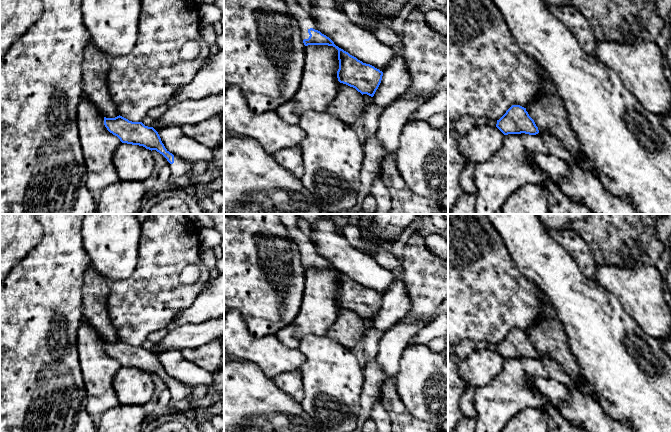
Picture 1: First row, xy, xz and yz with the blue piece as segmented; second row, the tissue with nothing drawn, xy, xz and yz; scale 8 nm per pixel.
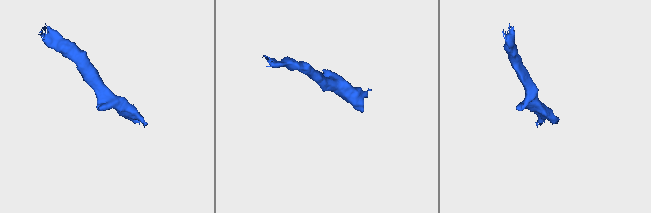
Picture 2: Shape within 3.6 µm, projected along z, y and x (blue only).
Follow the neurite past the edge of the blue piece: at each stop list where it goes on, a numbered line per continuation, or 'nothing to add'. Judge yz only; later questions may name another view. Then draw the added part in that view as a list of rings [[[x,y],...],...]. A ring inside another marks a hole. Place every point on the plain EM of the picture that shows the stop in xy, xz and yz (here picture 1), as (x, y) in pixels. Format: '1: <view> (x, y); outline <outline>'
nothing to add

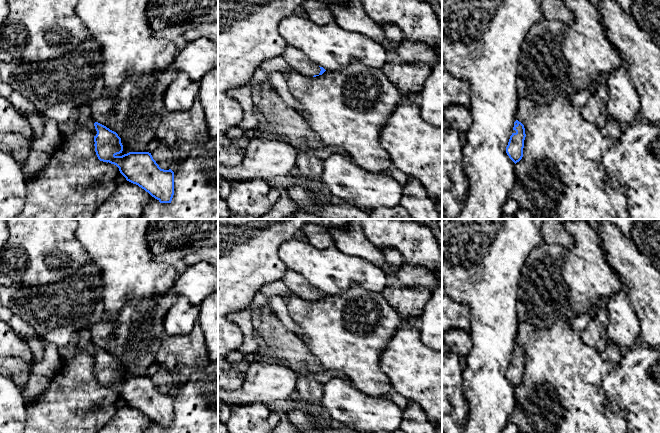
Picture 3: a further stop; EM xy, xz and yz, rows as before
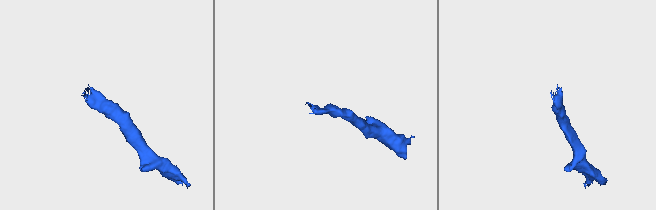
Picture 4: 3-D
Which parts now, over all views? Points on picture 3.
1: xy (85, 344); outline [[[83,329],[74,334],[74,337],[78,338],[78,348],[85,352],[89,359],[94,361],[97,358],[94,347],[95,345],[91,341],[91,334],[89,329]]]

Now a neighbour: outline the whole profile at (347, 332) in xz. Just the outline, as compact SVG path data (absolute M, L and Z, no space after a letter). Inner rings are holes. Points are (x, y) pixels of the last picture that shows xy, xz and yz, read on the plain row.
M353 287L316 301L292 294L286 306L300 327L296 335L318 358L322 368L343 373L358 390L369 396L388 396L392 385L380 367L380 355L403 319L382 293Z

